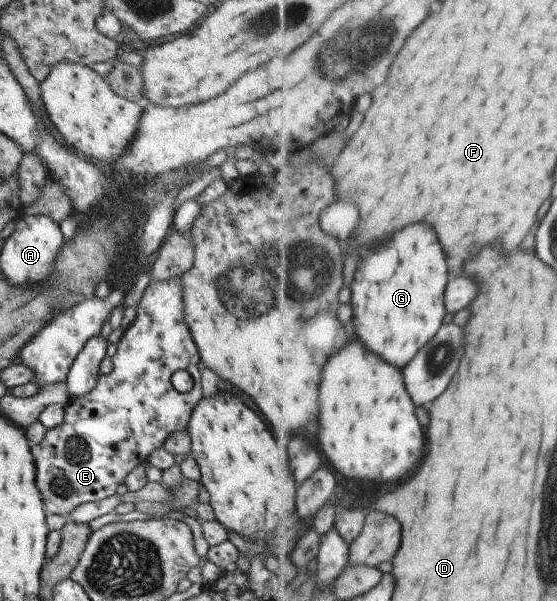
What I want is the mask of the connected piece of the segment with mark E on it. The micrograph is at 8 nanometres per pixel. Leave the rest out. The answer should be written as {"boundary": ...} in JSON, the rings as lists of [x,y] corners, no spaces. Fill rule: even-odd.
{"boundary":[[[175,277],[165,281],[152,281],[143,290],[142,296],[137,303],[136,315],[134,320],[124,329],[122,337],[115,344],[116,352],[111,357],[112,369],[107,375],[98,375],[95,385],[86,391],[81,397],[68,400],[63,408],[62,422],[54,428],[47,429],[44,438],[38,444],[30,446],[33,463],[36,474],[36,488],[42,497],[43,509],[46,515],[59,514],[60,516],[68,516],[78,505],[99,501],[100,499],[114,495],[116,488],[125,482],[125,476],[138,464],[146,464],[146,459],[150,452],[154,452],[156,448],[160,448],[166,437],[173,432],[184,430],[194,408],[194,405],[203,397],[201,395],[201,374],[198,371],[199,354],[191,339],[188,327],[183,320],[183,304],[181,299],[181,278]],[[175,370],[186,370],[193,380],[192,388],[186,393],[177,392],[170,385],[170,376]]]}

